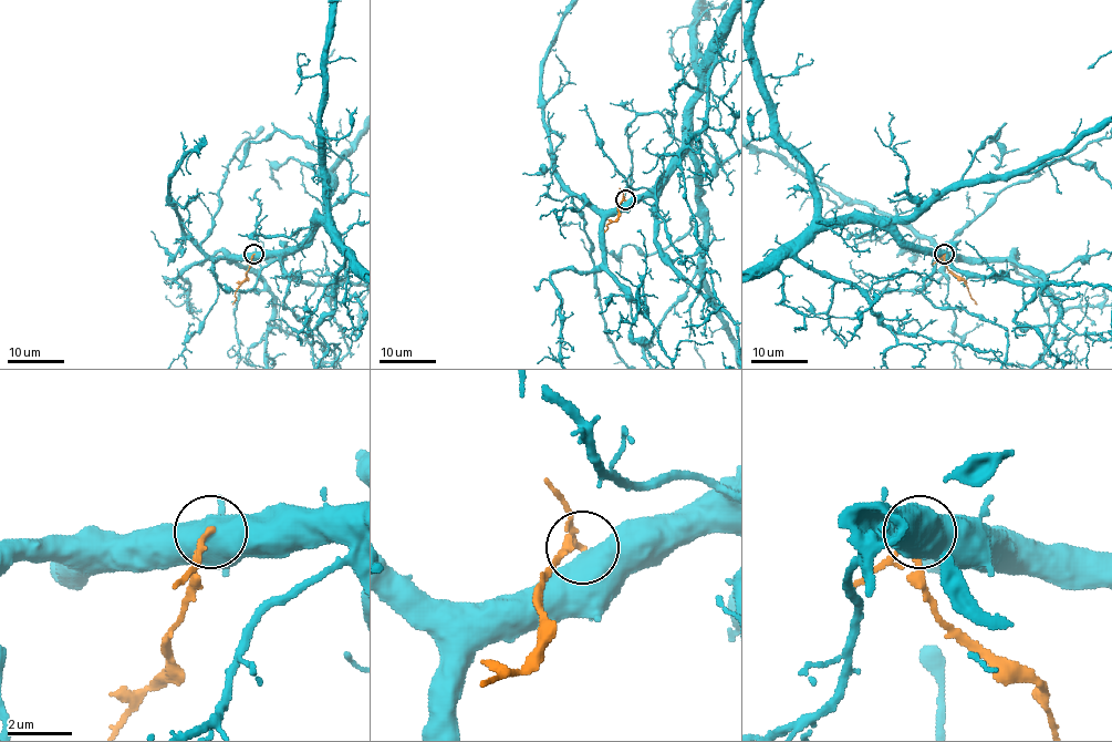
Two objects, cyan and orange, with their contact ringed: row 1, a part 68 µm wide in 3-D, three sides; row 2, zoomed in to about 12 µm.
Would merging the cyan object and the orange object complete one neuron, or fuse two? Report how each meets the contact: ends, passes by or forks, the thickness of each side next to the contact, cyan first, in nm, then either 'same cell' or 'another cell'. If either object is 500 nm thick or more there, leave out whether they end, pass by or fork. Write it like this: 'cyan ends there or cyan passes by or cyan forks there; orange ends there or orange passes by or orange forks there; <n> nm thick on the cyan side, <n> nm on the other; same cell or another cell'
700 nm thick on the cyan side, 140 nm on the other; another cell

